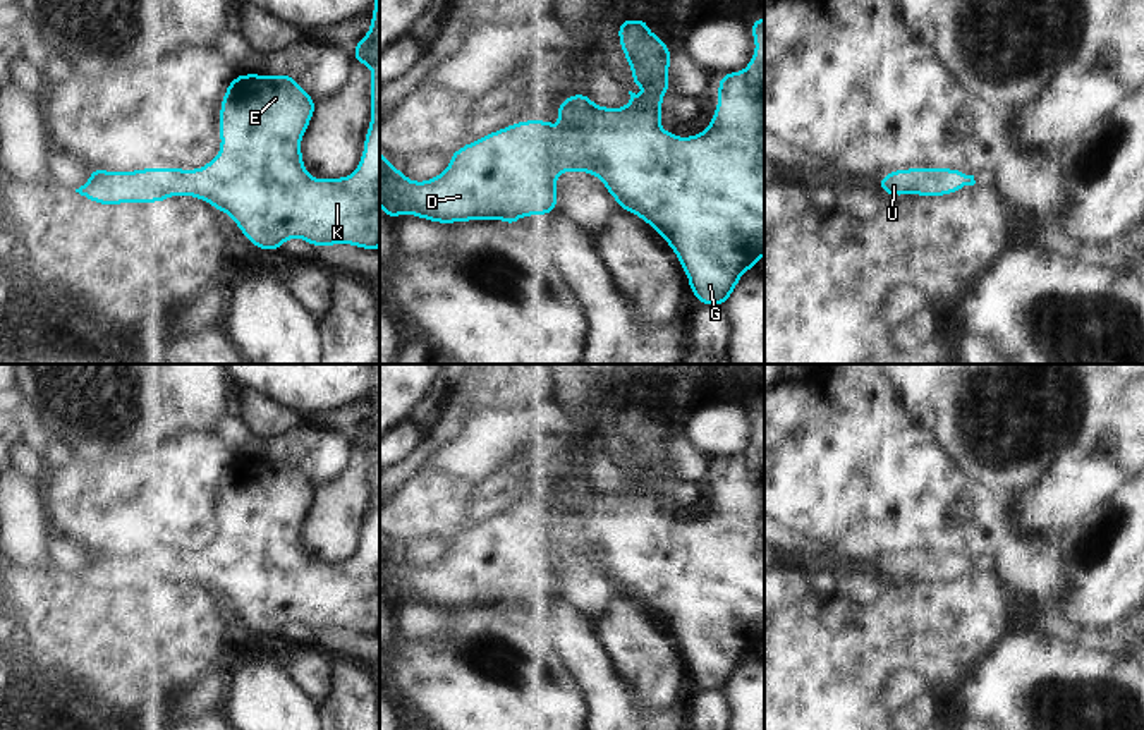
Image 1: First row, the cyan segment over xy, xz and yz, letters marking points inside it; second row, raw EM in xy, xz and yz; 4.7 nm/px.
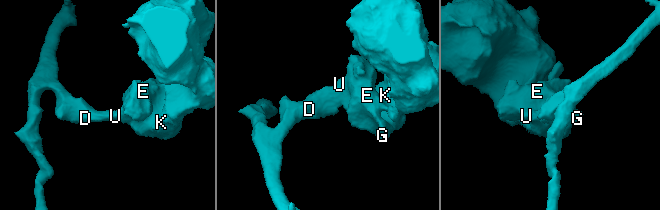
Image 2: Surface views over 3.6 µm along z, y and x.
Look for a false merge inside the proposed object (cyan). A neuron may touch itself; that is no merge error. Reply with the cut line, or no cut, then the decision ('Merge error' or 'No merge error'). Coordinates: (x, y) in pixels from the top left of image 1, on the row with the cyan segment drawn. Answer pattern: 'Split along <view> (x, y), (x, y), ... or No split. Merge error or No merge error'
No split. No merge error.

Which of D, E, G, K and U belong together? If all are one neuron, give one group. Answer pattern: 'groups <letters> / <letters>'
groups D E G K U

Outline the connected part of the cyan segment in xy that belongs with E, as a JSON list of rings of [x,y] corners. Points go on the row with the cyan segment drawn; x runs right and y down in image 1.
[[[374,0],[371,26],[354,46],[354,64],[371,69],[371,122],[364,136],[364,151],[357,168],[338,179],[313,179],[304,167],[301,141],[316,112],[316,101],[289,74],[237,74],[227,84],[220,103],[220,153],[201,168],[137,168],[134,172],[112,172],[89,168],[89,180],[76,189],[86,199],[117,206],[122,203],[163,203],[170,196],[204,199],[220,213],[230,215],[246,239],[261,251],[280,251],[287,239],[302,239],[314,247],[350,244],[368,251],[380,247],[380,0]]]

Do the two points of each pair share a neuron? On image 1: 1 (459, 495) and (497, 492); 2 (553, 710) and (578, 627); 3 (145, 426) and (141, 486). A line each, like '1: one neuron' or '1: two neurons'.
1: two neurons
2: two neurons
3: two neurons

